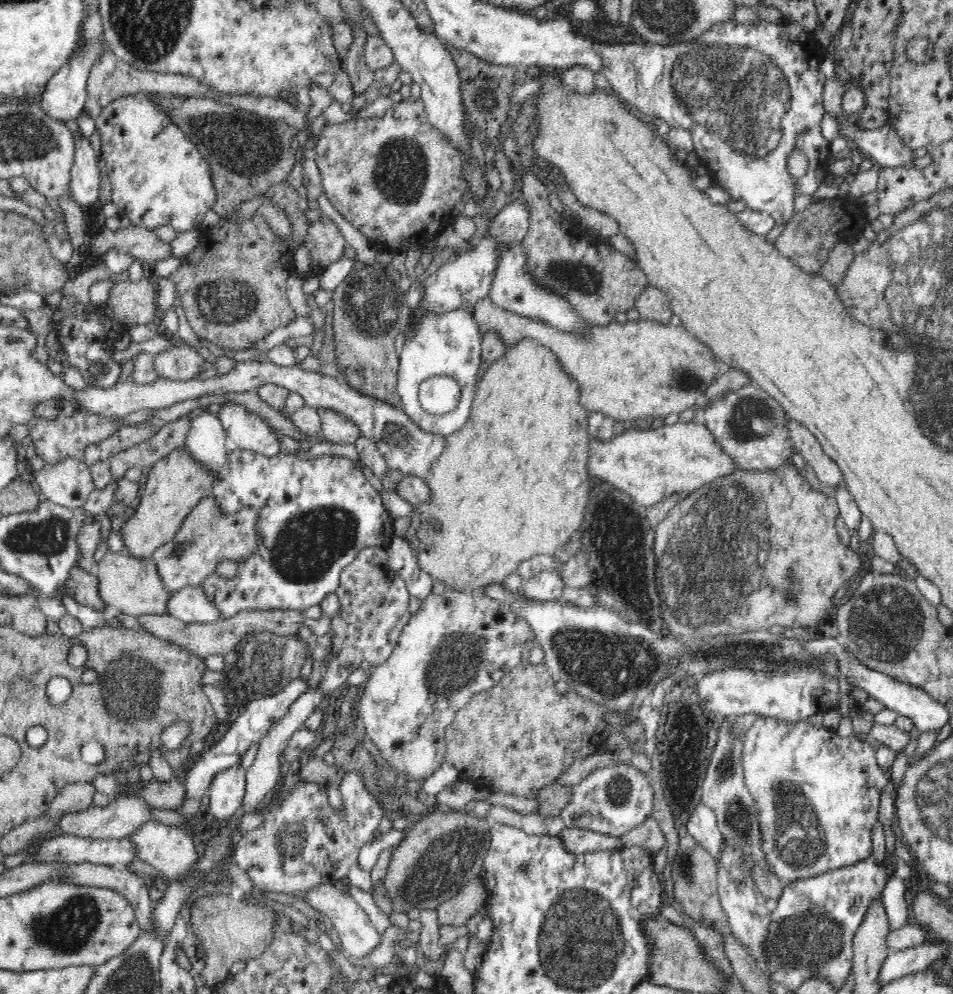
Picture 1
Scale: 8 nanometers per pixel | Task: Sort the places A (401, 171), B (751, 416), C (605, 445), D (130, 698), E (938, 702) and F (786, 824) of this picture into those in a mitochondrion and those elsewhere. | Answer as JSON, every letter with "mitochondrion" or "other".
{"A":"mitochondrion","B":"mitochondrion","C":"other","D":"mitochondrion","E":"other","F":"mitochondrion"}

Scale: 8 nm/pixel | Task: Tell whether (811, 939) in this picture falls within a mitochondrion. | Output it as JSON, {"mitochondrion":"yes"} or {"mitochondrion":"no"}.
{"mitochondrion":"yes"}

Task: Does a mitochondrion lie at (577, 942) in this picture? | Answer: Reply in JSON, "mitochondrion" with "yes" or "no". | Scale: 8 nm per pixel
{"mitochondrion":"yes"}

